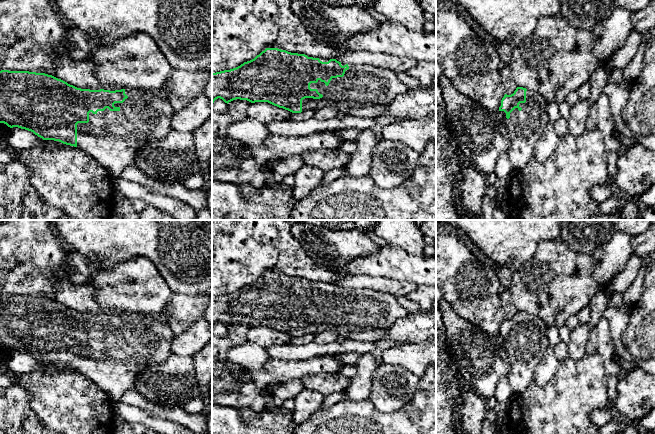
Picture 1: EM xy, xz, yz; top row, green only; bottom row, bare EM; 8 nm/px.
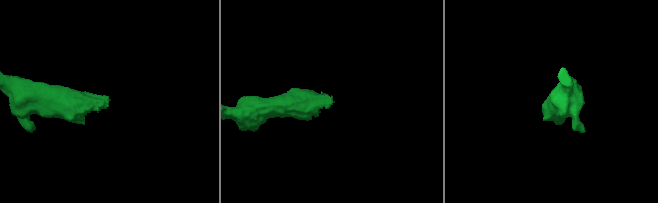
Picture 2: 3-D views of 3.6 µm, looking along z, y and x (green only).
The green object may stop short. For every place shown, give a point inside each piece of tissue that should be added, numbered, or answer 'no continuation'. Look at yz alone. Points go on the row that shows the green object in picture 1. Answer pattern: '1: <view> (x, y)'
1: yz (523, 129)

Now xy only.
1: xy (112, 138)

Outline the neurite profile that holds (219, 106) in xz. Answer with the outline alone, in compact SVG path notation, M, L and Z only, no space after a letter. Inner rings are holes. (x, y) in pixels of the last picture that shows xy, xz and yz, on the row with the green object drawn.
M218 98L212 104L212 110L217 113L224 113L227 110L227 106L227 103L225 103L222 99Z

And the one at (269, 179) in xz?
M268 166L266 169L263 170L264 177L265 177L265 185L267 186L276 186L280 183L277 183L273 177L272 173L272 166Z

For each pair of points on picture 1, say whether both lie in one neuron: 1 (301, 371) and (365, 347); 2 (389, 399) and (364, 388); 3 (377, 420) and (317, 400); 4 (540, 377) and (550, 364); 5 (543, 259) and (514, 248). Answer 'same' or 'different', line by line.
1: different
2: different
3: different
4: same
5: different

